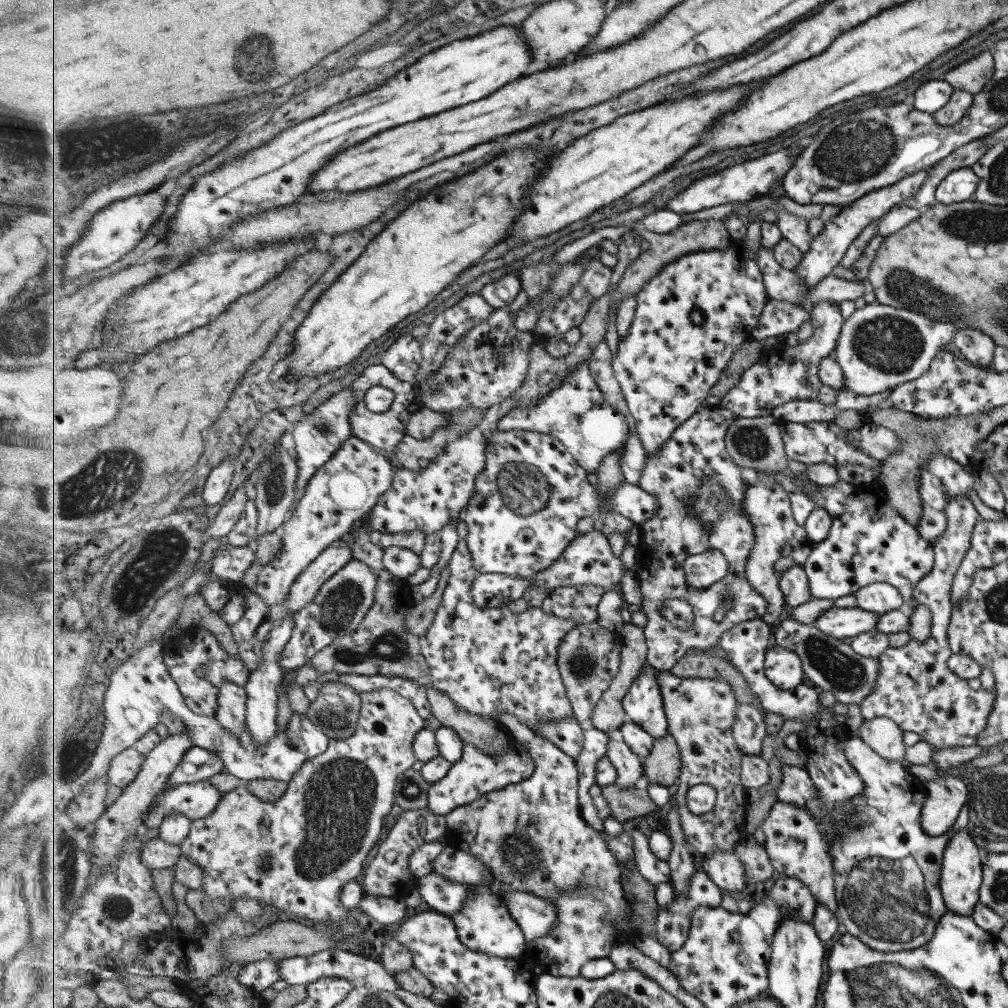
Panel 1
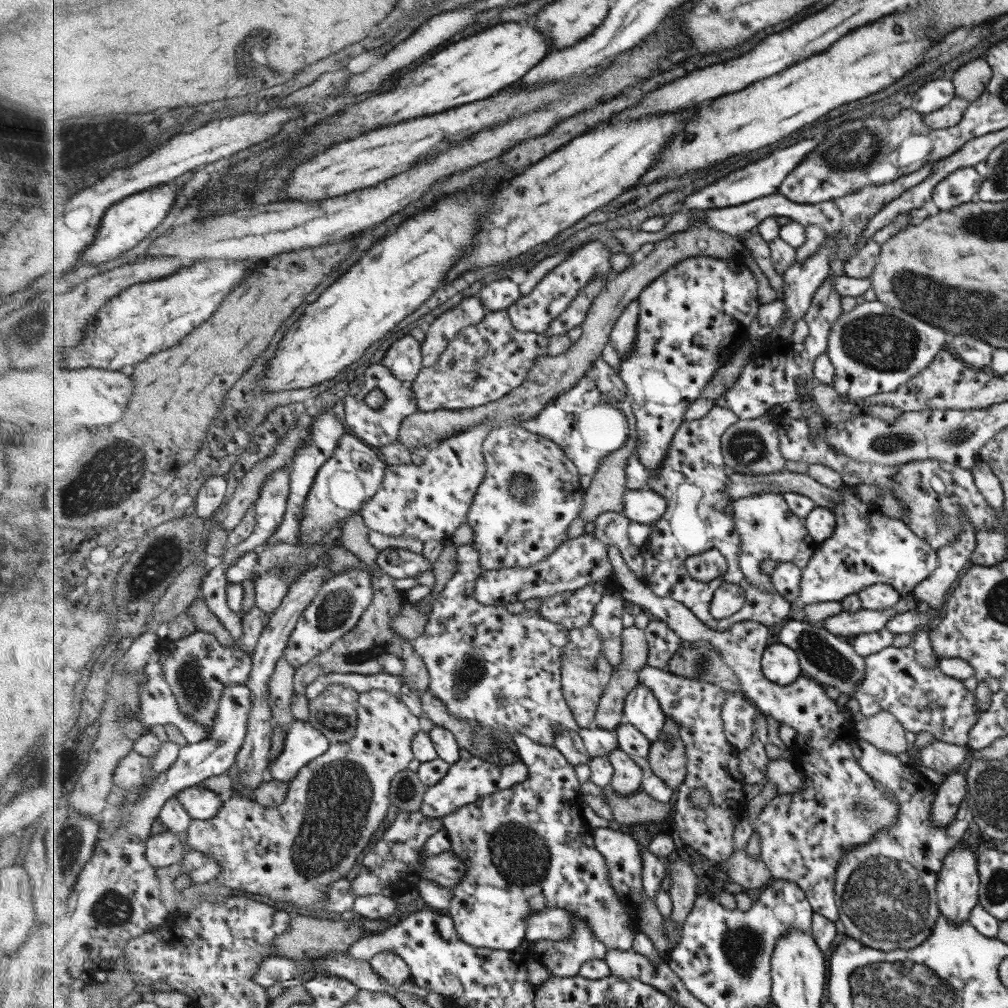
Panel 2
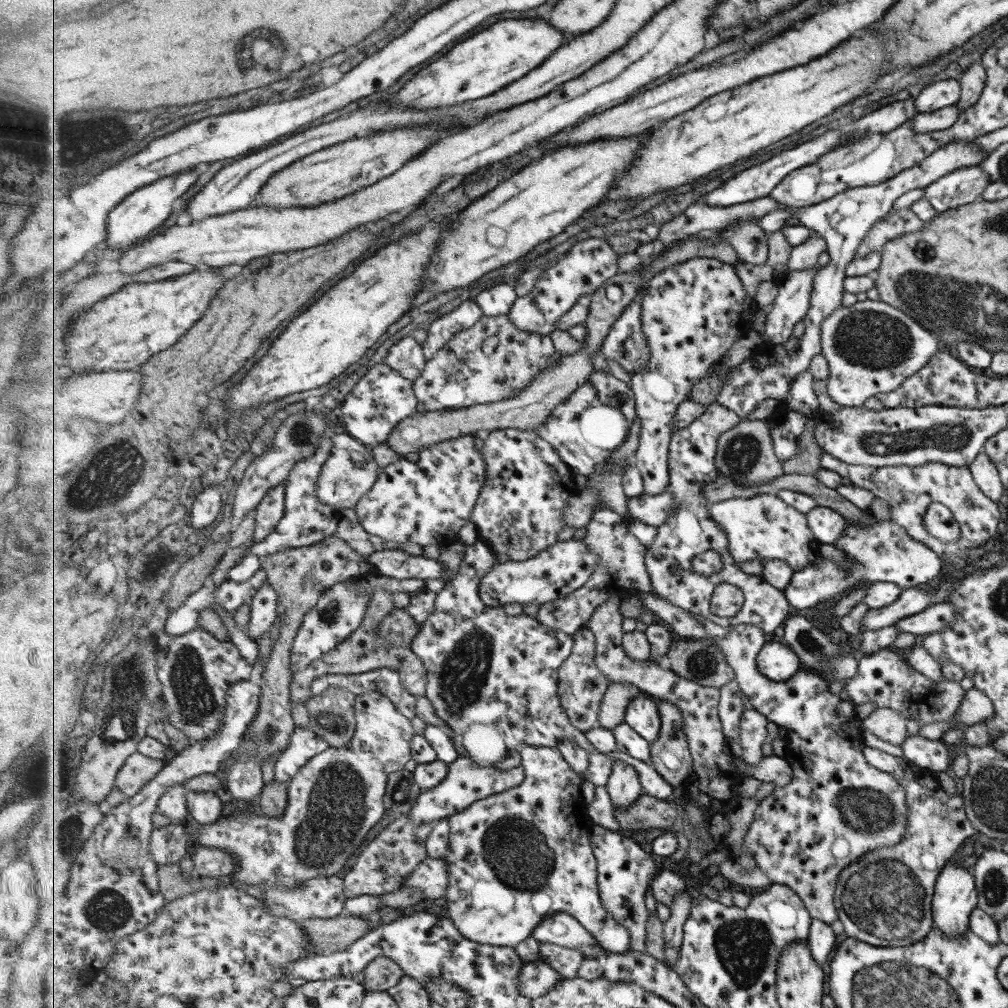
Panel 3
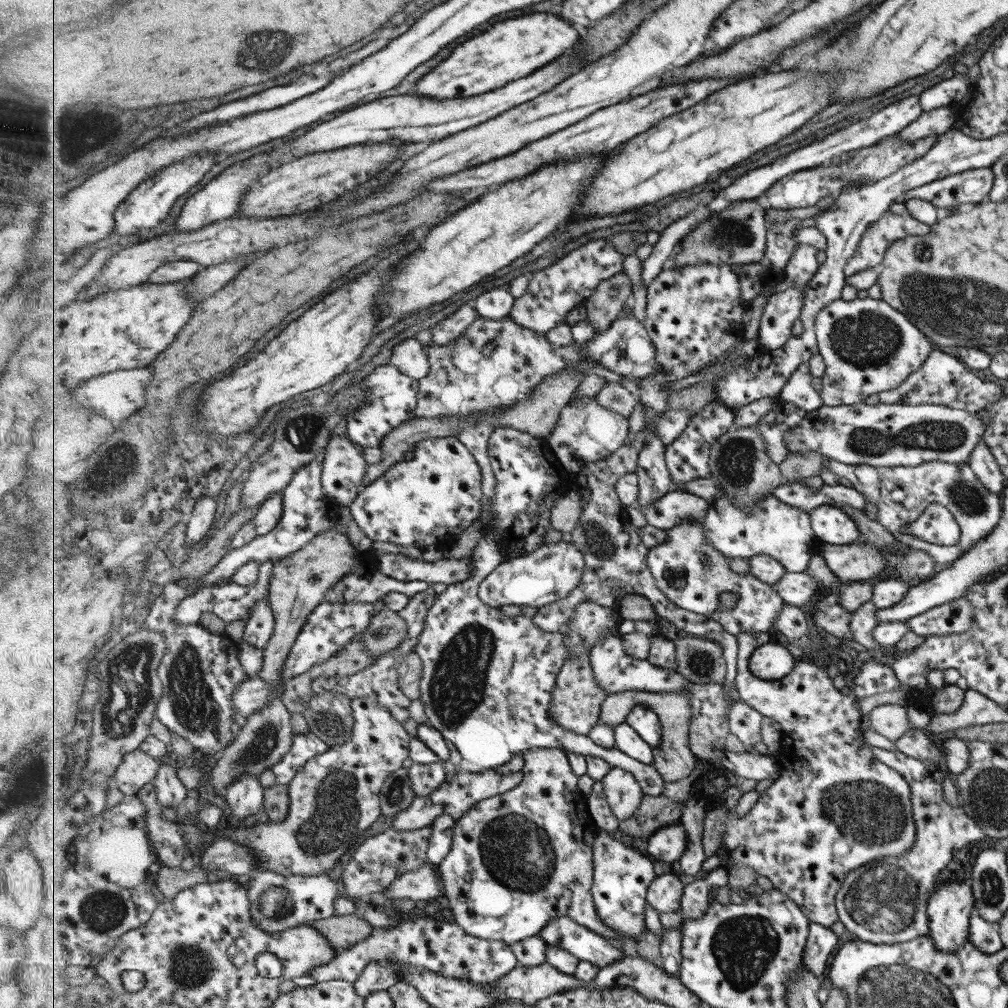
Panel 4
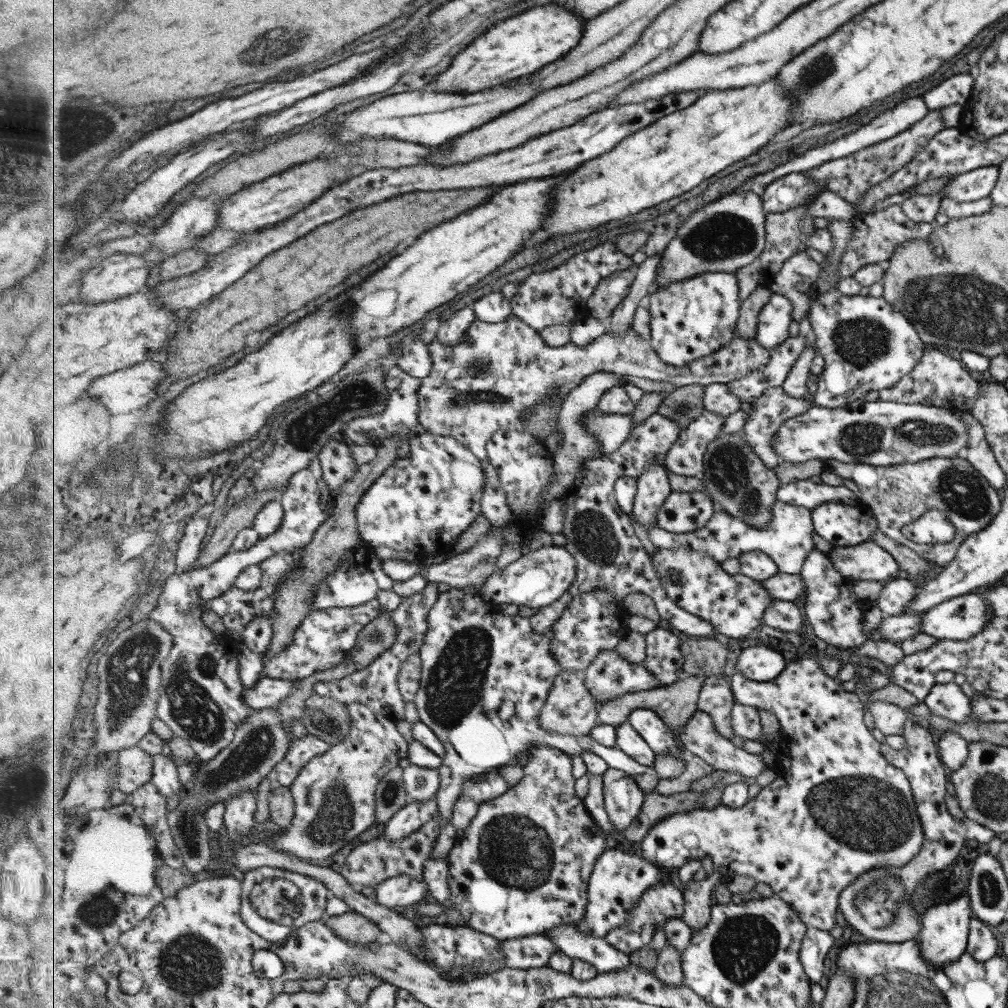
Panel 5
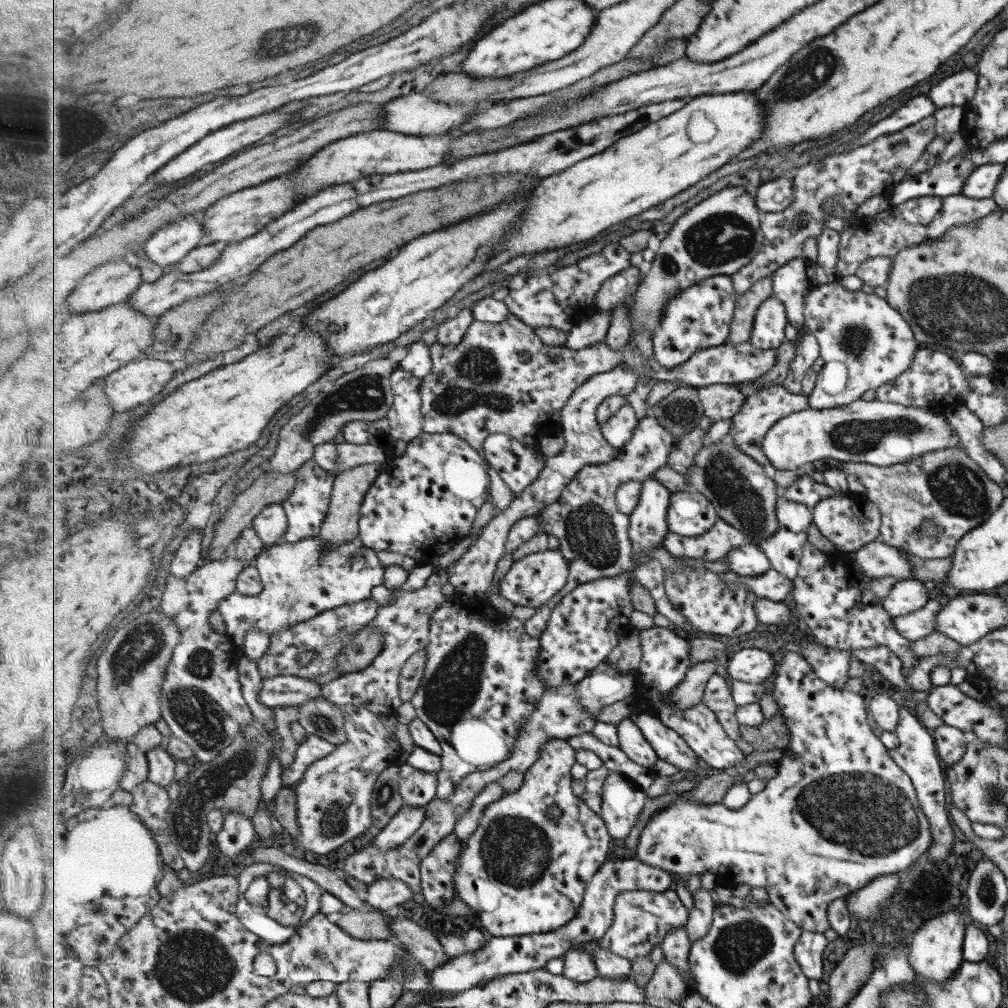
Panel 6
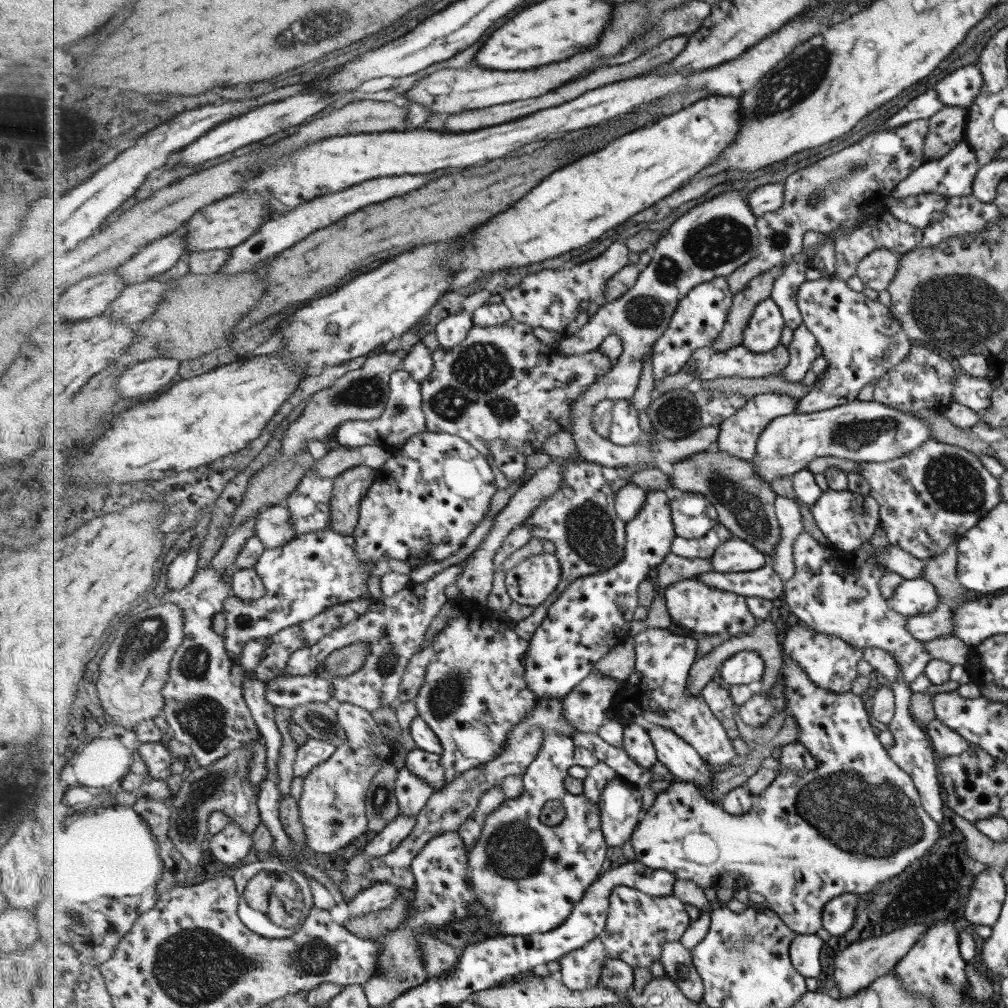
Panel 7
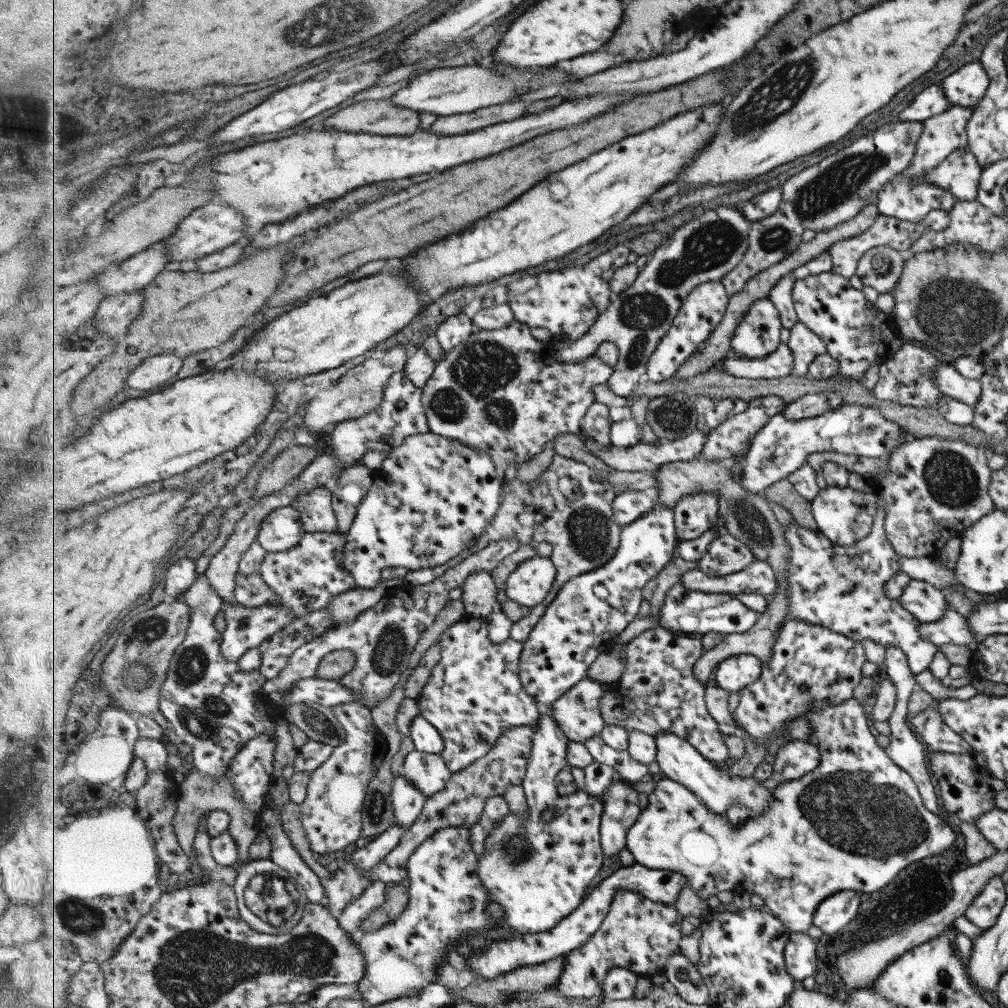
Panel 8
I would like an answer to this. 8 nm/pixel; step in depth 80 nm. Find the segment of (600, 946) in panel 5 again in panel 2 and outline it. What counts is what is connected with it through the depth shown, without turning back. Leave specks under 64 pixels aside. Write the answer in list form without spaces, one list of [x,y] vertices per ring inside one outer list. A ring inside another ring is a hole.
[[[547,906],[541,911],[532,910],[528,916],[526,938],[534,943],[540,940],[567,940],[575,929],[574,918],[567,909]]]

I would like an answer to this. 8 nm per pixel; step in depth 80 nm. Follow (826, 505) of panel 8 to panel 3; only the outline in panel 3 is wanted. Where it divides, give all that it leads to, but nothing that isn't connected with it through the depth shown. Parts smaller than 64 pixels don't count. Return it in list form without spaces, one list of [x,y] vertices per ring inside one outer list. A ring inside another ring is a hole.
[[[815,506],[807,515],[814,539],[820,544],[833,544],[843,535],[846,520],[837,511]]]

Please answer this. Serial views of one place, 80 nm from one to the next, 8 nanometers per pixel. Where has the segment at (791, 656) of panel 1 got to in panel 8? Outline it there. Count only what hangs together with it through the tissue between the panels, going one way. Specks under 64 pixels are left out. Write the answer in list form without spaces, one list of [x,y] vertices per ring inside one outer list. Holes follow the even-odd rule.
[[[747,653],[726,658],[714,672],[716,686],[729,692],[741,691],[752,685],[761,676],[762,663],[757,656]]]

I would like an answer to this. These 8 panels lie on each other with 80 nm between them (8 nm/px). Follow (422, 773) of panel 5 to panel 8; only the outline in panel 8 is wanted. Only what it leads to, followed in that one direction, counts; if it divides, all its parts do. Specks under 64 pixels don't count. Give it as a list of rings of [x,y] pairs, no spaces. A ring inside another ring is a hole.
[[[405,774],[394,781],[392,797],[395,823],[409,828],[415,824],[428,799],[415,785],[405,779]]]

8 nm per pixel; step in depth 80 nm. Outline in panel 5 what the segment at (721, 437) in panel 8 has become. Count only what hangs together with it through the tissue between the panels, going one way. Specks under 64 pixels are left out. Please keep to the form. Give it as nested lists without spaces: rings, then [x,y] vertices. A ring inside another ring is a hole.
[[[773,387],[768,388],[759,398],[748,405],[752,406],[749,413],[750,419],[747,419],[744,424],[742,433],[754,451],[763,459],[763,462],[770,468],[776,469],[777,465],[782,462],[782,458],[776,453],[772,445],[775,433],[784,422],[787,422],[787,419],[807,412],[812,407],[812,402],[807,399],[793,398],[782,387]]]

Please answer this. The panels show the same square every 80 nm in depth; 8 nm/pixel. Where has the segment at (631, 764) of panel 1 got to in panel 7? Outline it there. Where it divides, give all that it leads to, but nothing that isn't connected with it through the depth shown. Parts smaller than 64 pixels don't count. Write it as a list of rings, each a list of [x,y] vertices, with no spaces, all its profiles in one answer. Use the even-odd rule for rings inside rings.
[[[616,777],[607,784],[602,800],[597,804],[602,813],[602,829],[610,846],[623,846],[645,813],[643,794],[638,786]]]

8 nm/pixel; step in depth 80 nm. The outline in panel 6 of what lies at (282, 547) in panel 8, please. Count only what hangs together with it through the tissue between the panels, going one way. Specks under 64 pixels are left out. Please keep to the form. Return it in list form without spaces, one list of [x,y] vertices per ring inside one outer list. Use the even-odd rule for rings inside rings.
[[[281,503],[267,506],[254,520],[253,528],[266,544],[283,541],[287,533],[288,516]]]

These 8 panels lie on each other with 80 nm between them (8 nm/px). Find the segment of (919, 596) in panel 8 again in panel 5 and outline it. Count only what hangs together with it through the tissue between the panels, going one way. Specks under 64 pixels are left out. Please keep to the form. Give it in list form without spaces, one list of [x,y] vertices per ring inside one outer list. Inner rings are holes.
[[[899,575],[896,579],[885,583],[873,603],[883,615],[895,616],[901,614],[913,600],[916,587],[916,580]]]

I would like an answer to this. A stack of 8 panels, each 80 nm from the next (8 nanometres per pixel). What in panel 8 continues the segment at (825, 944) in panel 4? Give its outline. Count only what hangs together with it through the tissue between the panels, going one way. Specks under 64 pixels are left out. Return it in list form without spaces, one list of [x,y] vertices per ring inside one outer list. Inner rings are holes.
[[[792,932],[786,946],[786,965],[789,975],[802,982],[815,974],[815,941],[807,933]]]

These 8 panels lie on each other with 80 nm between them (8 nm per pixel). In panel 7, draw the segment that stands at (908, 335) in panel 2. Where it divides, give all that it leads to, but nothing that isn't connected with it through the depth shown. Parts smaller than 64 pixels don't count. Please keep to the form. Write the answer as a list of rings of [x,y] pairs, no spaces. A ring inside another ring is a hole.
[[[831,276],[805,281],[799,287],[798,298],[804,323],[819,343],[822,356],[828,362],[826,371],[817,378],[817,384],[813,386],[811,392],[798,402],[796,412],[799,414],[819,412],[855,400],[858,390],[861,390],[866,384],[875,384],[887,369],[894,369],[894,366],[898,365],[909,352],[911,346],[909,338],[887,307],[879,303],[878,300],[867,297],[862,291],[854,291],[846,285],[844,279]]]

